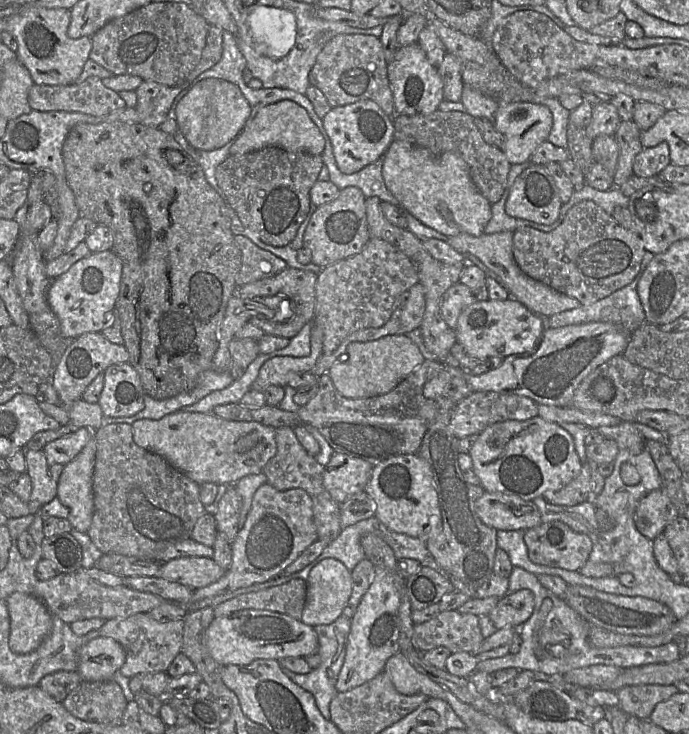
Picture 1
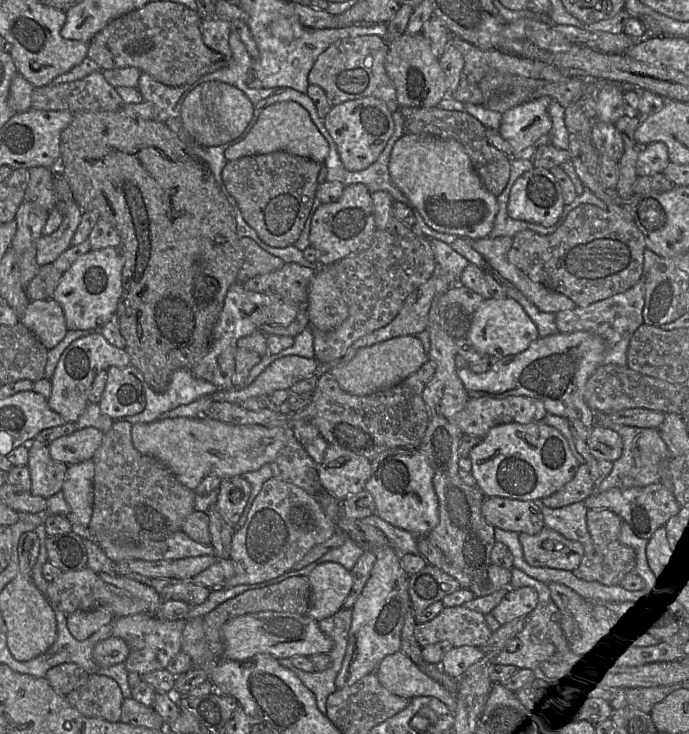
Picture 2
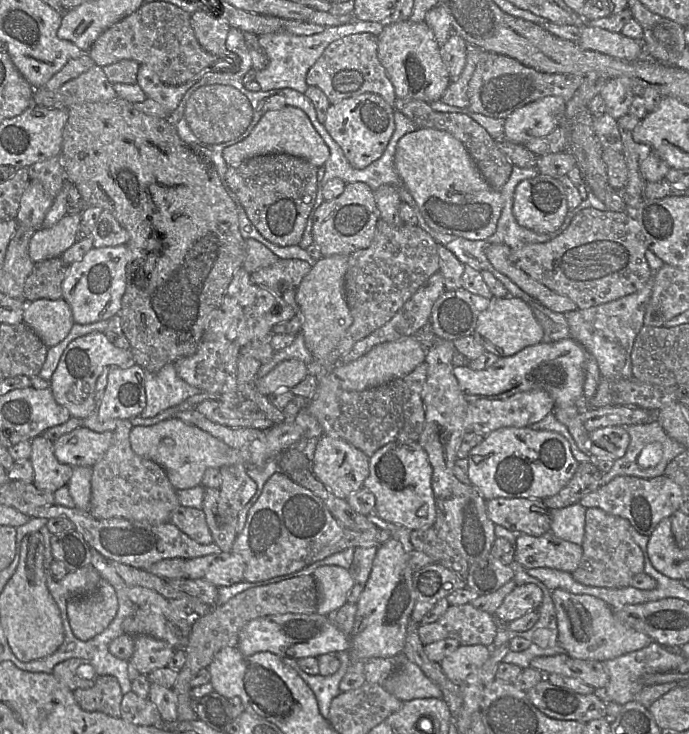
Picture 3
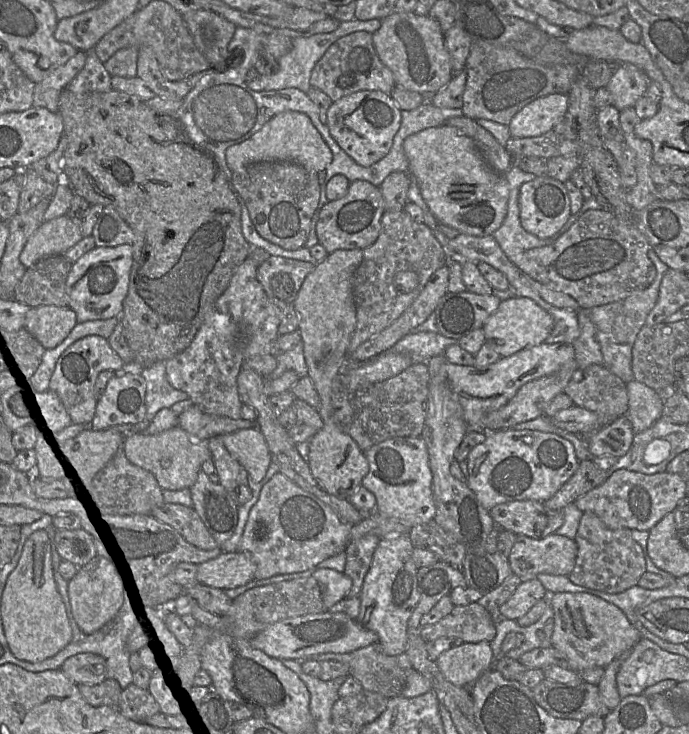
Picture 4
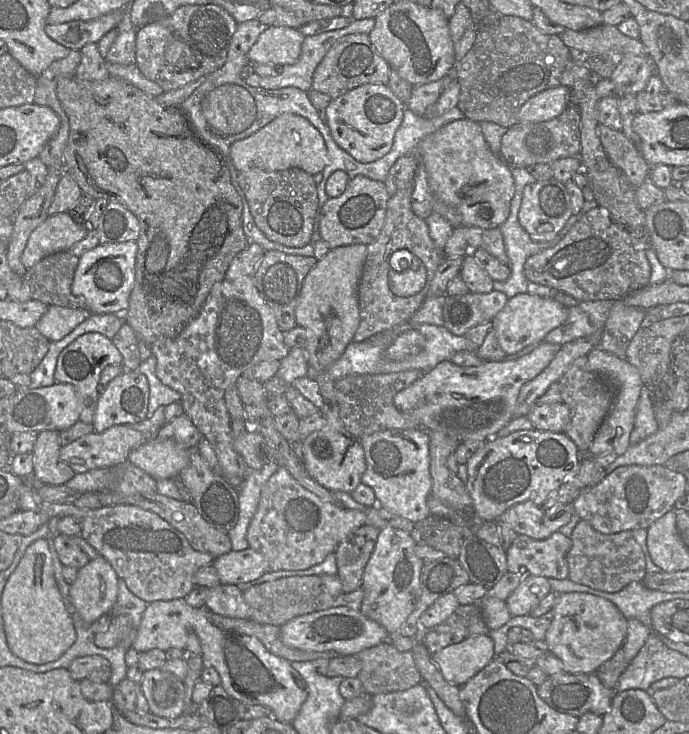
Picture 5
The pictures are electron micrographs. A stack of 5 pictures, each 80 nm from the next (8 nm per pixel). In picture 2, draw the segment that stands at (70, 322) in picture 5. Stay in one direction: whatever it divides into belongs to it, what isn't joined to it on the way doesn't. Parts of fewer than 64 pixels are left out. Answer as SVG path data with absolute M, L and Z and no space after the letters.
M54 299L30 301L21 323L48 349L55 347L67 334L64 312Z

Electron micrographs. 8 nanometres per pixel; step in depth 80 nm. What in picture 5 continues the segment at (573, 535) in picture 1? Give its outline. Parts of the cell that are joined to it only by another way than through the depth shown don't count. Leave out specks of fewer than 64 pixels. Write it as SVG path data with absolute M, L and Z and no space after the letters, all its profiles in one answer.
M558 531L543 540L518 534L506 550L507 571L516 573L523 566L530 575L566 579L569 575L566 557L570 547L571 539Z

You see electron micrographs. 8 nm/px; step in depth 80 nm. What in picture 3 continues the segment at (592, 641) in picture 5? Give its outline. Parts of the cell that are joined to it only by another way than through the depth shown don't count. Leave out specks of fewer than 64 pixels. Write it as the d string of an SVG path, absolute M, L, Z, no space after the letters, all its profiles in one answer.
M562 589L552 590L551 597L556 610L558 642L572 658L602 662L639 650L653 642L648 635L619 621L614 609L602 599Z

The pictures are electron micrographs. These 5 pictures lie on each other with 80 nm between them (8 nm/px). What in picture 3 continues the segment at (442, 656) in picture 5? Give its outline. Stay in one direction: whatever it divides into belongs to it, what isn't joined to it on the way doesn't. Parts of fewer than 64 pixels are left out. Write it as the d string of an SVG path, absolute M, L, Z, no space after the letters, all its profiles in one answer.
M459 645L439 664L444 674L452 682L460 684L468 675L486 662L490 653L491 648L485 645Z

